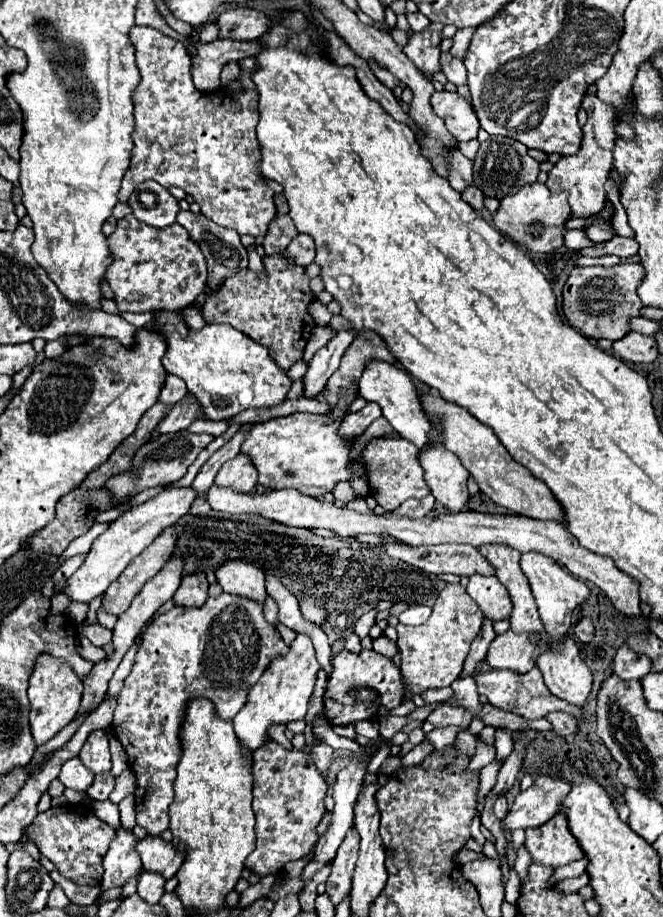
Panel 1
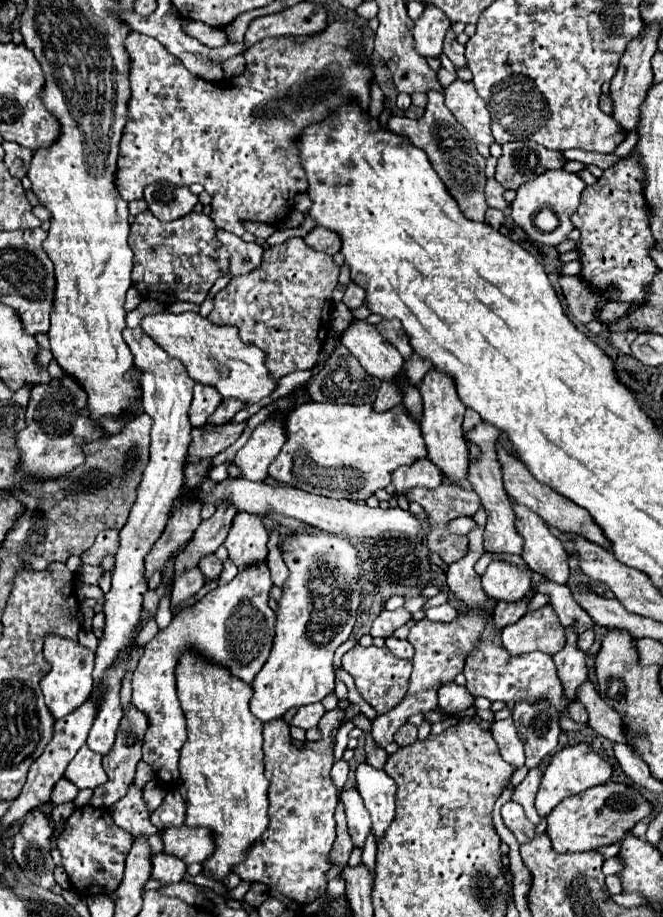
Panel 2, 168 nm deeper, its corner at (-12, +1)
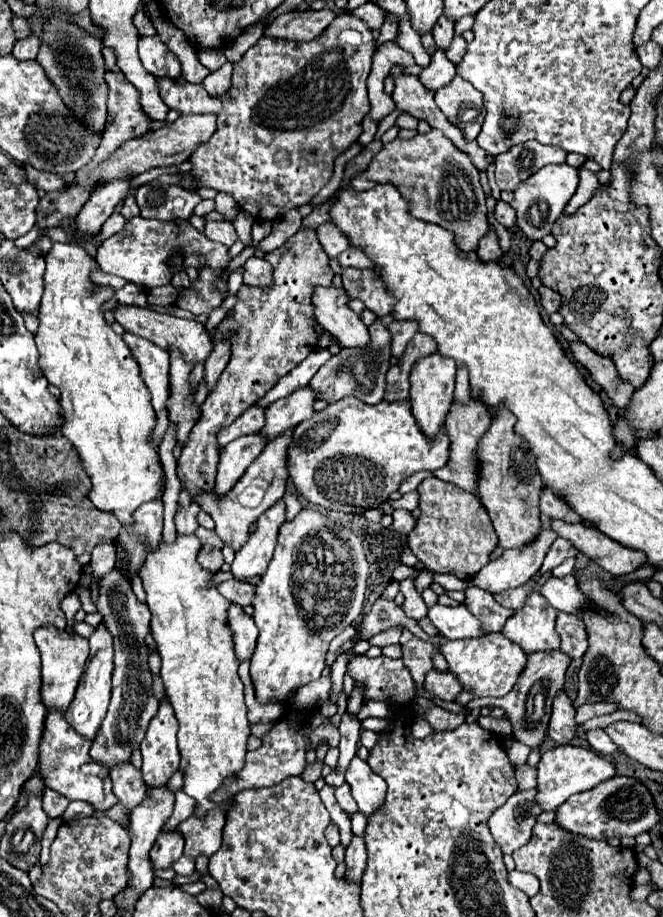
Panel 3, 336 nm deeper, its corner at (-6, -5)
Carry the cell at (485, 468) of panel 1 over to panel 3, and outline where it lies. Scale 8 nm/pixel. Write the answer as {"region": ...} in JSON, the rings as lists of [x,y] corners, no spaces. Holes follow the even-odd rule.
{"region":[[[552,521],[552,529],[574,543],[574,547],[596,561],[604,571],[612,575],[628,575],[646,563],[646,553],[638,549],[628,549],[610,537],[604,537],[598,529],[586,527],[582,523]]]}

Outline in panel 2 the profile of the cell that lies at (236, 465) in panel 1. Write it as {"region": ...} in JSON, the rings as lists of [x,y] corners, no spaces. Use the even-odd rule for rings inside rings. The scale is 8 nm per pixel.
{"region":[[[282,421],[260,423],[252,431],[248,443],[234,457],[234,465],[240,469],[242,479],[266,481],[268,467],[276,459],[284,441],[286,441],[286,431]]]}

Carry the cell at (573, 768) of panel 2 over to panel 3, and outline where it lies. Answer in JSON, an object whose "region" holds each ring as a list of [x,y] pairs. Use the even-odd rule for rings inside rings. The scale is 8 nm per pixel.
{"region":[[[576,745],[552,747],[542,753],[542,759],[538,763],[538,795],[536,795],[538,805],[544,811],[554,811],[570,795],[588,791],[614,775],[616,775],[616,765],[596,751],[590,751],[586,747],[576,747]]]}

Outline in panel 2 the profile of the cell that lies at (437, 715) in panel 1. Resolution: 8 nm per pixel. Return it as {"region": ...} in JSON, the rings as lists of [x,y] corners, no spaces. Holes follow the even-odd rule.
{"region":[[[446,683],[438,689],[438,705],[442,711],[466,711],[474,705],[474,697],[466,691],[466,687],[460,687],[456,683]]]}

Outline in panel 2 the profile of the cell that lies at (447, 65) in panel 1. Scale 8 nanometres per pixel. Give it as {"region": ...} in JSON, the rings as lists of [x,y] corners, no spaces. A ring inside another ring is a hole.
{"region":[[[448,31],[446,39],[444,39],[444,53],[448,55],[448,59],[458,67],[466,67],[466,57],[464,57],[464,47],[456,41],[456,35],[452,31]]]}

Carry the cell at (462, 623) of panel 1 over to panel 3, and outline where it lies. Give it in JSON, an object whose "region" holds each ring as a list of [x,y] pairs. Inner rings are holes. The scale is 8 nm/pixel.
{"region":[[[412,637],[408,643],[402,645],[402,661],[408,667],[416,685],[422,685],[424,675],[434,667],[432,665],[432,653],[436,653],[436,651],[438,649],[432,643],[420,641],[416,637]]]}

